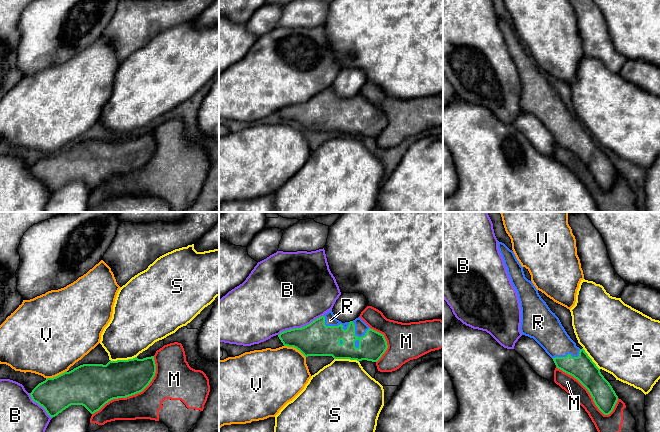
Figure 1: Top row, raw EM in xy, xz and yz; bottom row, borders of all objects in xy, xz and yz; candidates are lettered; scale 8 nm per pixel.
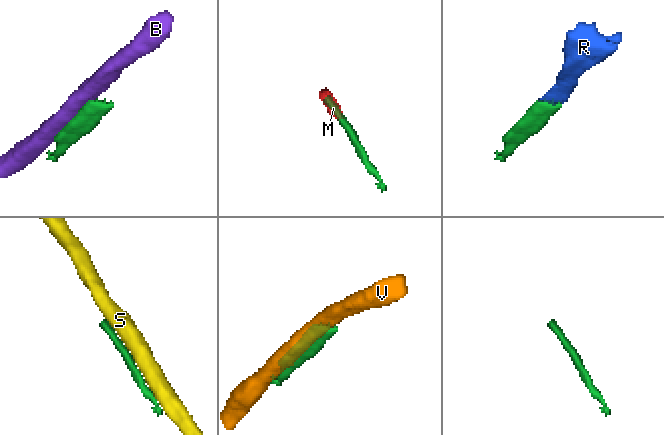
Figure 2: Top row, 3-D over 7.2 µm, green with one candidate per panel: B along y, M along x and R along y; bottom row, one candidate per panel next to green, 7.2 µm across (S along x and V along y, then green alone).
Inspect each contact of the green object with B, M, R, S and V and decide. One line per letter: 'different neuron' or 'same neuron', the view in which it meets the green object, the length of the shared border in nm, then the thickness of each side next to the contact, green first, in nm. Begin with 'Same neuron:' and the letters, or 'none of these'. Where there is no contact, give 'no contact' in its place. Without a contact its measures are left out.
Same neuron: R
B: different neuron | xz | 400 nm | 280/480 nm
M: different neuron | xy | 700 nm | 300/220 nm
R: same neuron | xz | 220 nm | 280/100 nm
S: different neuron | xy | 220 nm | 300/380 nm
V: different neuron | xz | 200 nm | 280/420 nm

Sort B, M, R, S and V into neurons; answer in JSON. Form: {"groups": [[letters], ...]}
{"groups": [["B"], ["M"], ["R"], ["S"], ["V"]]}

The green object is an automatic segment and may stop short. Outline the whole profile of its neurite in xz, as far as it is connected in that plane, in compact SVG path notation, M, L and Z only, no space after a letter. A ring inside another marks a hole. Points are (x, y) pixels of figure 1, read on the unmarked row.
M332 86L304 103L283 107L278 113L284 122L296 124L305 133L332 132L334 135L377 138L388 124L384 111L371 105L360 93L342 99Z

